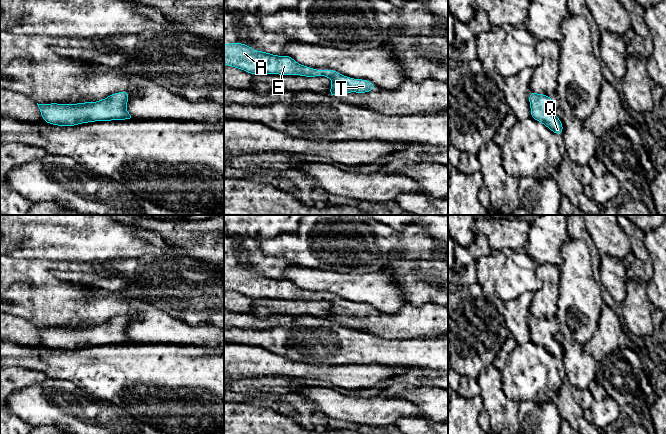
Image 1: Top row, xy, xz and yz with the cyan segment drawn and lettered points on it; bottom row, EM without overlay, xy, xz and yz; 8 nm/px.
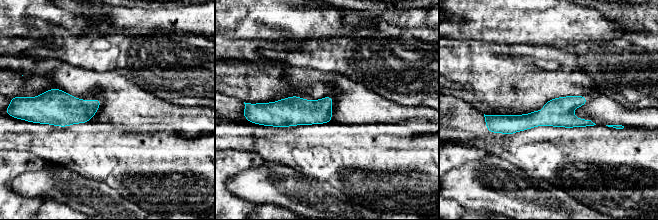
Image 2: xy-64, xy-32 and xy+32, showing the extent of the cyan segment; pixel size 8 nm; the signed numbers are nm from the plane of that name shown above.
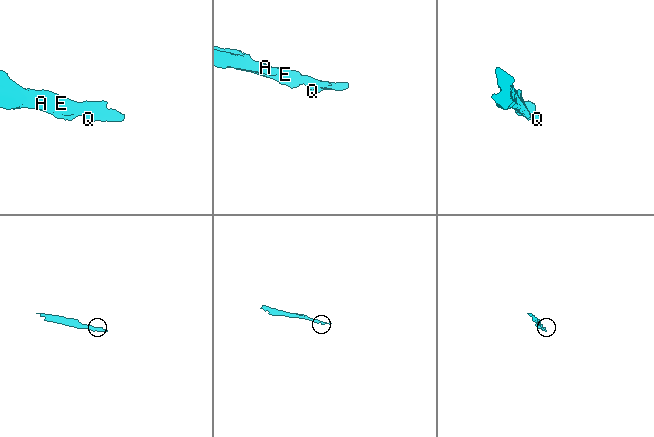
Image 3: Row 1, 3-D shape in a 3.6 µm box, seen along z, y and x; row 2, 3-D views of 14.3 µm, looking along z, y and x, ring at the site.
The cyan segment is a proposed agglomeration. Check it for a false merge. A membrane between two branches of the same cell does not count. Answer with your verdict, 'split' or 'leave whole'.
leave whole

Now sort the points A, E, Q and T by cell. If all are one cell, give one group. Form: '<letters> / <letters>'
A E Q T

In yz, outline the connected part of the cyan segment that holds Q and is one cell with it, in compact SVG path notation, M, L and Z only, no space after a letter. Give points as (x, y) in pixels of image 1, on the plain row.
M531 315L529 318L529 327L531 342L543 347L553 357L562 359L563 349L554 337L555 330L552 321L545 318L536 318Z

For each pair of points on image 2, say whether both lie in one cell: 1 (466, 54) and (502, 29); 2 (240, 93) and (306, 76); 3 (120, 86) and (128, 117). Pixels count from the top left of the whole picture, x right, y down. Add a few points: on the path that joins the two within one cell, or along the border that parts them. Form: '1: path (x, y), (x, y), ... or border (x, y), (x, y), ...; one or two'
1: border (461, 40), (480, 39), (508, 44); two
2: border (273, 65), (280, 63), (298, 89), (311, 84); two
3: path (120, 94), (128, 109); one

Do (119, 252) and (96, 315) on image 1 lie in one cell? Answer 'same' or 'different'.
different

